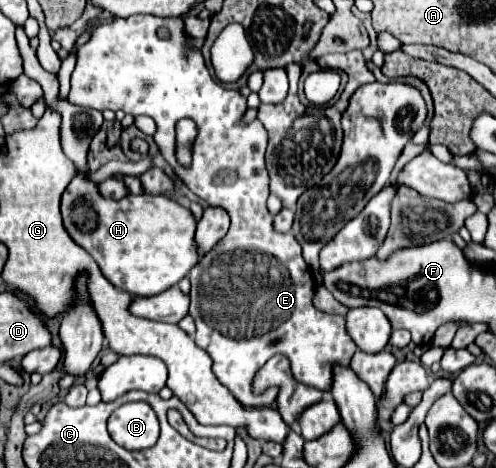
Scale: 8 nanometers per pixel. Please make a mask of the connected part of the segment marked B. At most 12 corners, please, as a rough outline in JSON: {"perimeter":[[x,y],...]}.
{"perimeter":[[127,402],[107,422],[127,450],[159,440],[159,420],[147,402]]}

